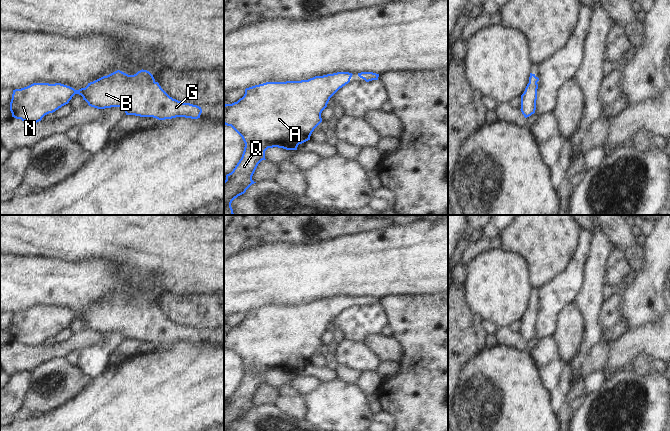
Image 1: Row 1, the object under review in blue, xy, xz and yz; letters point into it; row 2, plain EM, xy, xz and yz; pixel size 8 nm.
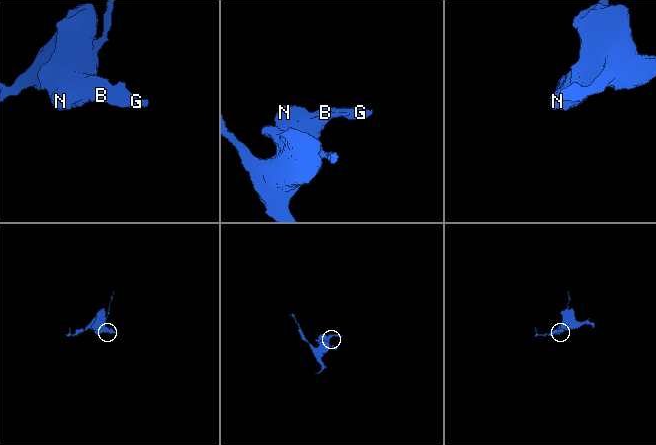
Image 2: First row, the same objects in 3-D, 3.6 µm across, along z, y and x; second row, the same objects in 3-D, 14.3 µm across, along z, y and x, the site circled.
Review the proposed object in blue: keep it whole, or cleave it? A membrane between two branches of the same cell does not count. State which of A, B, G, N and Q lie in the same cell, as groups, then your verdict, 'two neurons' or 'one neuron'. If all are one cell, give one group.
groups A B G N Q; one neuron

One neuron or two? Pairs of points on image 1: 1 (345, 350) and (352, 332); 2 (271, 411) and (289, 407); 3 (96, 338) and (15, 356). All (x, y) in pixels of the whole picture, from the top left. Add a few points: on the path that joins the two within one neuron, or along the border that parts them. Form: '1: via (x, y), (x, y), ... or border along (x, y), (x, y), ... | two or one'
1: border along (343, 338), (362, 343) | two
2: border along (274, 403), (282, 411), (301, 420) | two
3: via (76, 342), (58, 351), (35, 355) | one

